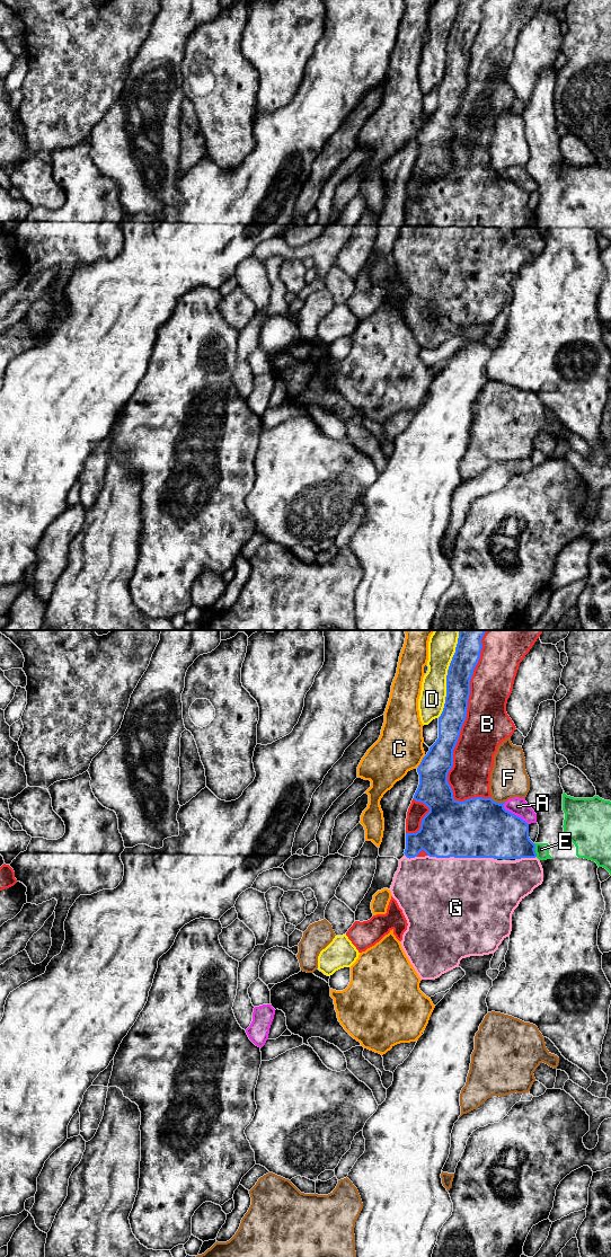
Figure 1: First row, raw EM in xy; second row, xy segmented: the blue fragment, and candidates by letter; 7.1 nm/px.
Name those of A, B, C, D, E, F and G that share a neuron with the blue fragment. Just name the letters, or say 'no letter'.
G

